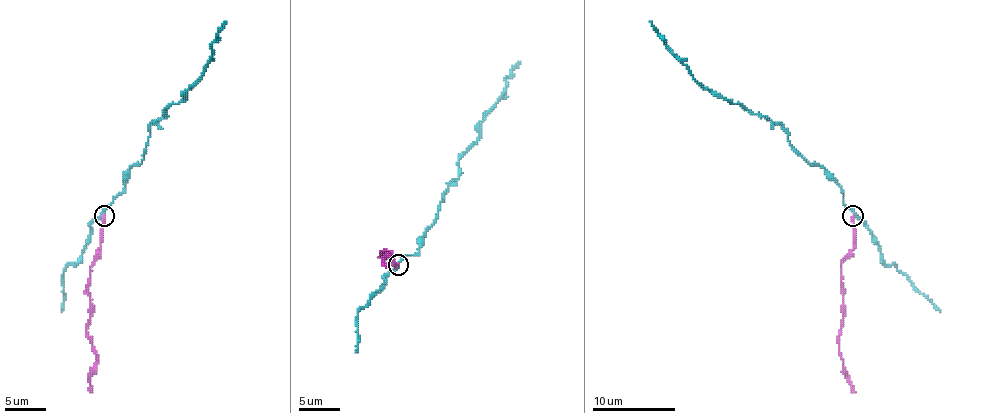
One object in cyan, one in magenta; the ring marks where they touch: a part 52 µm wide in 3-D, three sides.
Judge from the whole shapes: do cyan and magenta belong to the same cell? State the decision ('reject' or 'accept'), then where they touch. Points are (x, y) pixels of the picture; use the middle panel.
reject | (398, 265)

